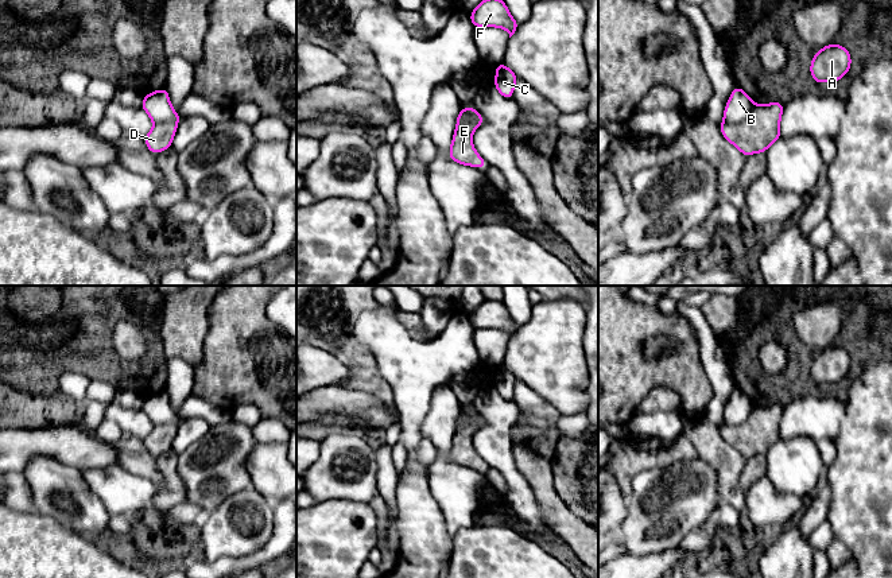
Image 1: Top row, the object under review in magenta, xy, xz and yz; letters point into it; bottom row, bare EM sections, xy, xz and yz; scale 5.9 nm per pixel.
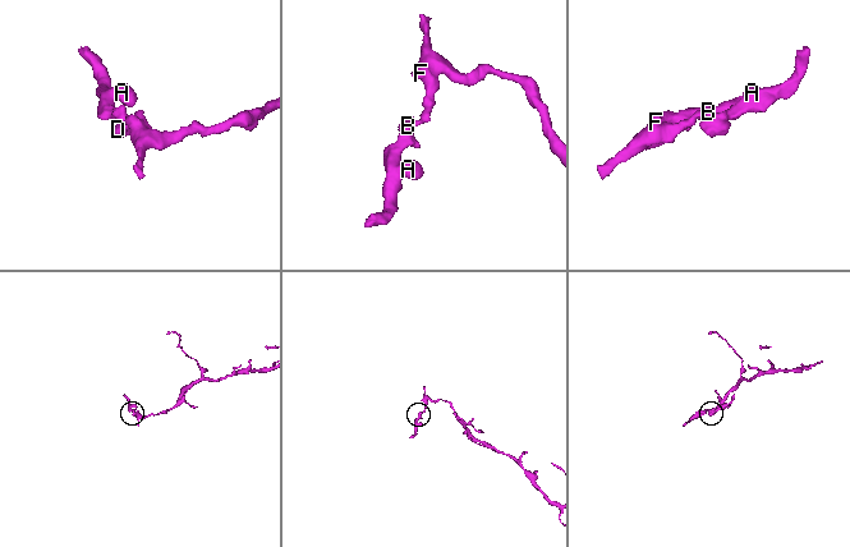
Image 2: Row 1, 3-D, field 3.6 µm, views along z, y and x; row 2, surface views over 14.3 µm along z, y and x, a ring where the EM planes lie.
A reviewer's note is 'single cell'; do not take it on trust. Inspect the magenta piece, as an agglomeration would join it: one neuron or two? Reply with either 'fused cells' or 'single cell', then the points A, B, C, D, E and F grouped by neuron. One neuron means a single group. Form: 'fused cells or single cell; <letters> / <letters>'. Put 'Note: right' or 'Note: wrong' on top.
Note: wrong
fused cells; A D E / B C F

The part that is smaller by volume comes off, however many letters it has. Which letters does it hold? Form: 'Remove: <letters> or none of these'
Remove: A, D, E

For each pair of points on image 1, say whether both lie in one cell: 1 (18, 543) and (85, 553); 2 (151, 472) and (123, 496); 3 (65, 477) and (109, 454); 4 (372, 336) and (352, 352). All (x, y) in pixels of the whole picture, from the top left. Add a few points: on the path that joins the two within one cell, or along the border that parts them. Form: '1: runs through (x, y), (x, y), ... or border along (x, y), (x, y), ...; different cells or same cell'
1: runs through (34, 553), (69, 553); same cell
2: border along (119, 464), (132, 473), (148, 477), (155, 484); different cells
3: border along (50, 457), (80, 469); different cells
4: border along (363, 311), (353, 336), (373, 357), (377, 372); different cells

